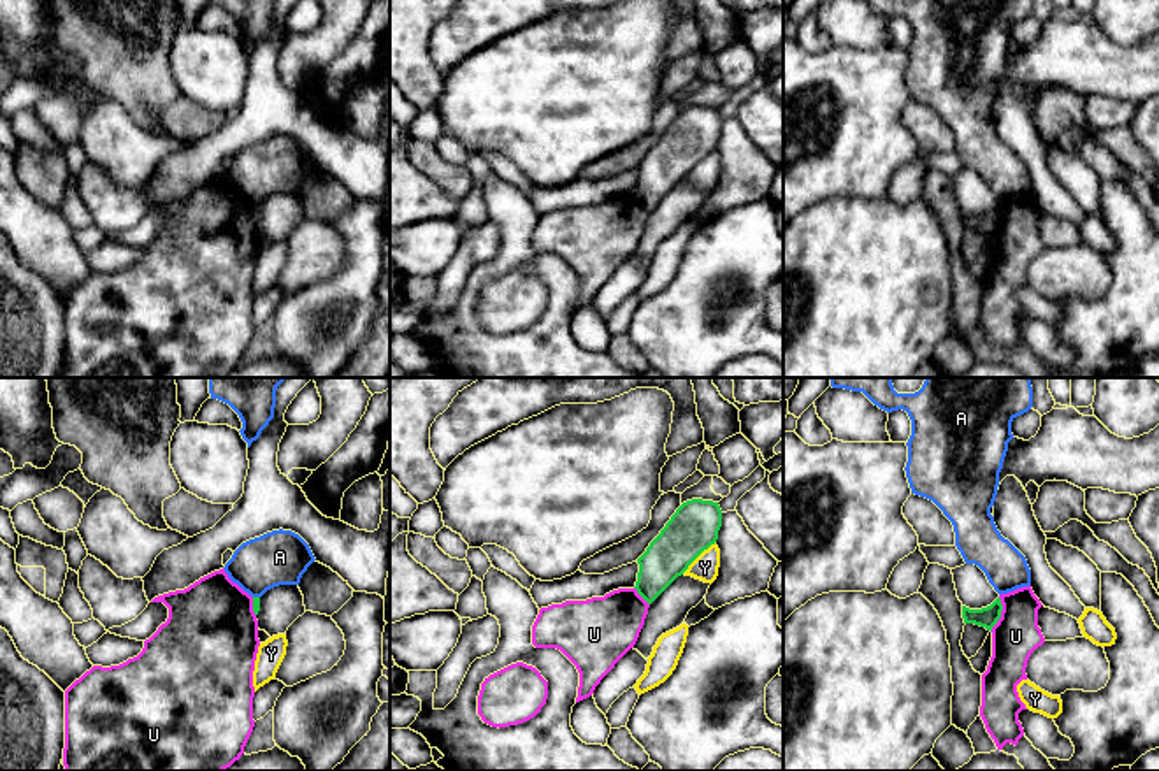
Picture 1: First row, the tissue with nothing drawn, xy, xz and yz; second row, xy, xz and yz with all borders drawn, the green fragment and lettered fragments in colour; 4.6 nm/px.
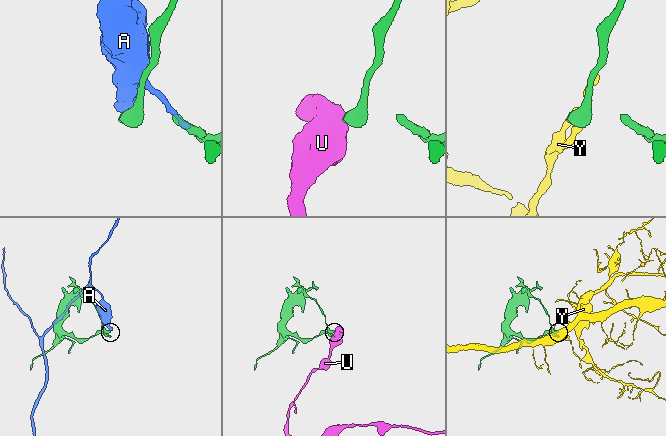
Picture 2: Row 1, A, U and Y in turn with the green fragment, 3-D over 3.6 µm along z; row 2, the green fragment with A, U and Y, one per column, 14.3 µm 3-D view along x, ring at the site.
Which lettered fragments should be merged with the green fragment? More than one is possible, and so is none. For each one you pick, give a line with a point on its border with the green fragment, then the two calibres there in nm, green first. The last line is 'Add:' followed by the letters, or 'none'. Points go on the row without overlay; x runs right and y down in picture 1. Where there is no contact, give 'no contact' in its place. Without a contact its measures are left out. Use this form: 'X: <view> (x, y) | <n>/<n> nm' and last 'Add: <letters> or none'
Add: none

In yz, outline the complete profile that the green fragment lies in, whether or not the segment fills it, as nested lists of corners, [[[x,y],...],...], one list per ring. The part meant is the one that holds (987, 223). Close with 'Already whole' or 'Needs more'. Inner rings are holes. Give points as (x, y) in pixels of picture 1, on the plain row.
[[[997,204],[990,213],[982,216],[969,216],[962,213],[962,225],[964,230],[975,230],[985,234],[987,237],[992,237],[992,234],[1001,225],[1001,218],[1003,218],[1003,211],[1001,205]]]. Already whole

